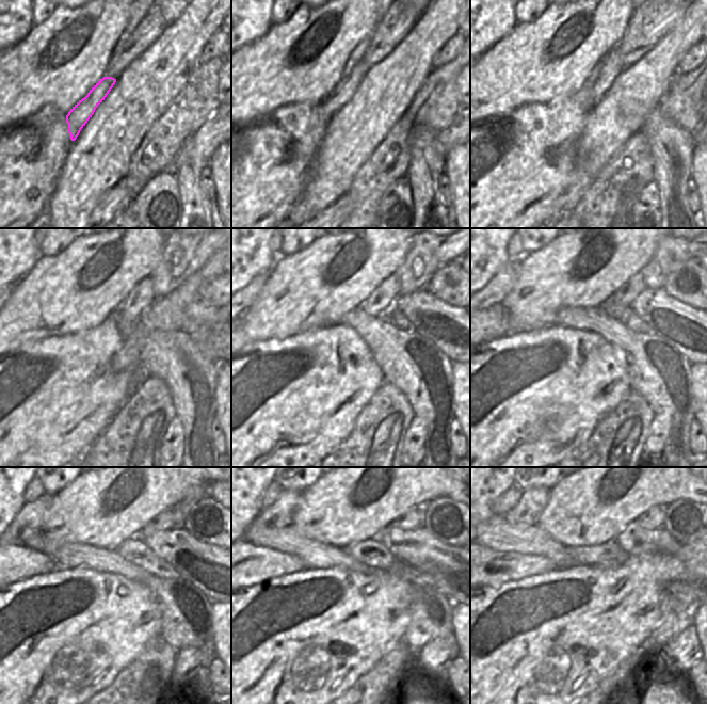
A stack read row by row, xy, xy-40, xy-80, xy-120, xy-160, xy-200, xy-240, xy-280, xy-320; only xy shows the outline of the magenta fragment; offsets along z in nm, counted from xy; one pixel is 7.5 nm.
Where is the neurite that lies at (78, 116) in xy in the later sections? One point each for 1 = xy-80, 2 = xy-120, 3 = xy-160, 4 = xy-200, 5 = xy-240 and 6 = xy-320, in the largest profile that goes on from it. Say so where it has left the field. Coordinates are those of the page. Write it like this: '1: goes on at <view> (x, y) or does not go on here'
1: goes on at xy-80 (601, 77)
2: goes on at xy-120 (140, 300)
3: goes on at xy-160 (382, 299)
4: goes on at xy-200 (625, 294)
5: goes on at xy-240 (164, 521)
6: goes on at xy-320 (653, 518)

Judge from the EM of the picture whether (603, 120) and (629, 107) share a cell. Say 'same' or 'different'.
same

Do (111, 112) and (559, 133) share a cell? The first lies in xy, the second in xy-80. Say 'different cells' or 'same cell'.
different cells

